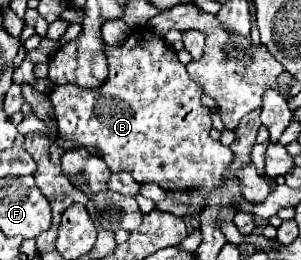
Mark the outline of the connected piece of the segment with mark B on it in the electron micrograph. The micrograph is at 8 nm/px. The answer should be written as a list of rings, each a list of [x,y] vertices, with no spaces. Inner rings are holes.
[[[140,29],[140,33],[132,33],[122,45],[106,45],[104,47],[104,53],[106,53],[106,59],[108,59],[108,77],[106,81],[98,87],[98,89],[78,89],[78,85],[54,85],[54,89],[50,91],[50,101],[52,101],[52,107],[54,107],[54,119],[58,123],[58,137],[64,139],[64,141],[72,141],[76,143],[78,147],[96,147],[100,153],[102,153],[102,159],[104,163],[108,165],[108,169],[112,173],[122,173],[122,171],[128,171],[138,183],[156,183],[160,185],[164,191],[200,191],[204,189],[204,195],[210,197],[216,189],[222,189],[226,187],[226,173],[230,171],[232,163],[234,163],[234,153],[230,147],[222,145],[220,141],[214,141],[208,133],[212,129],[212,121],[210,121],[210,109],[204,107],[200,103],[200,95],[202,95],[202,89],[198,83],[194,83],[188,75],[186,75],[186,67],[178,61],[178,55],[176,51],[172,51],[166,41],[158,35],[154,35],[152,31],[146,31],[146,29]]]

